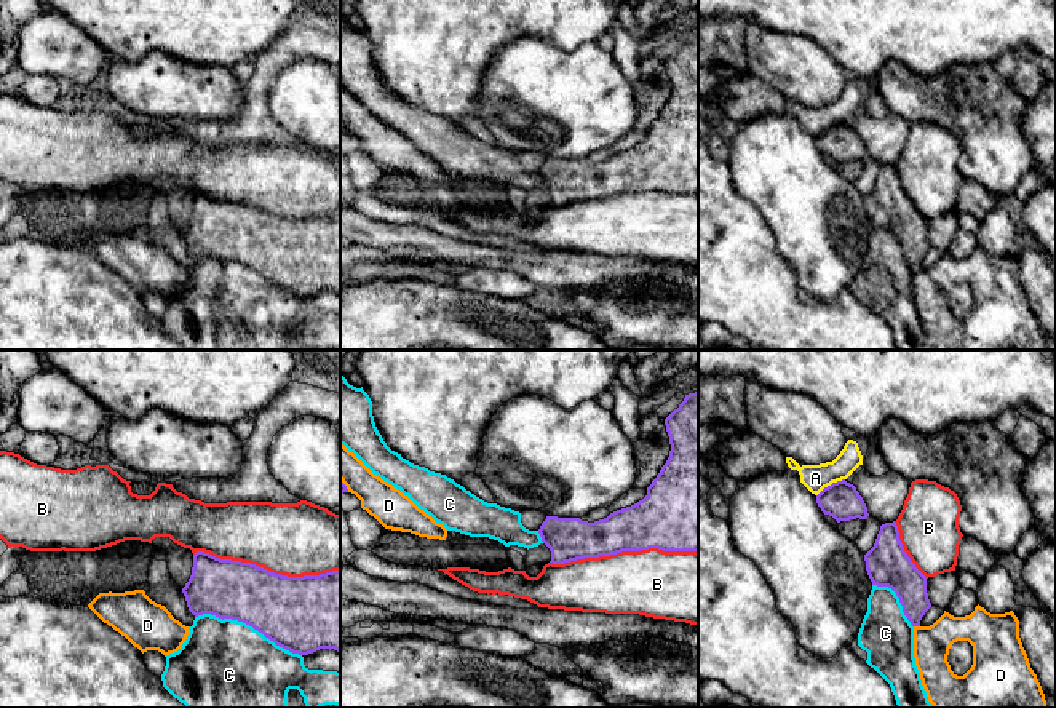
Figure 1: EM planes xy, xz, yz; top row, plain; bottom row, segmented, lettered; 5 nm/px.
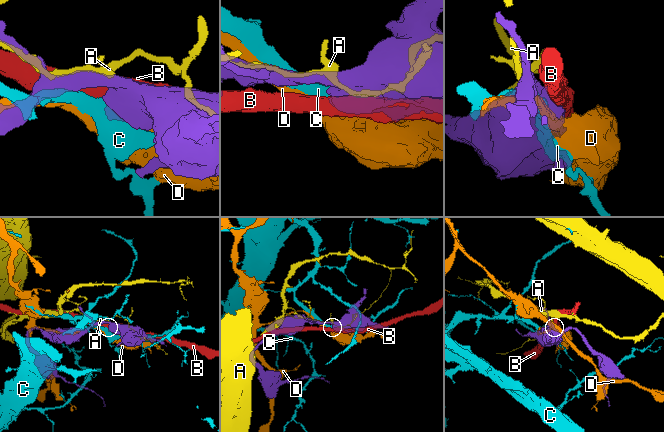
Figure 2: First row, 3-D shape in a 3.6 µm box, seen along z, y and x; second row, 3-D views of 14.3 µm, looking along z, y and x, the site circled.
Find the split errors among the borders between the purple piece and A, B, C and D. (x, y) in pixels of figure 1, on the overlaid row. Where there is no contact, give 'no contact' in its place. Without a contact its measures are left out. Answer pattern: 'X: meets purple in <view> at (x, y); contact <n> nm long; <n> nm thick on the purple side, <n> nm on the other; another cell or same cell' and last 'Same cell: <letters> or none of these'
A: meets purple in yz at (831, 485); contact 170 nm long; 190 nm thick on the purple side, 140 nm on the other; another cell
B: meets purple in xz at (623, 550); contact 750 nm long; 300 nm thick on the purple side, 340 nm on the other; another cell
C: meets purple in xy at (248, 624); contact 550 nm long; 360 nm thick on the purple side, 480 nm on the other; another cell
D: meets purple in yz at (917, 625); contact 30 nm long; 170 nm thick on the purple side, 180 nm on the other; another cell
Same cell: none of these

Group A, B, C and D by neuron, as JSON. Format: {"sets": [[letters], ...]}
{"sets": [["A"], ["B"], ["C"], ["D"]]}

